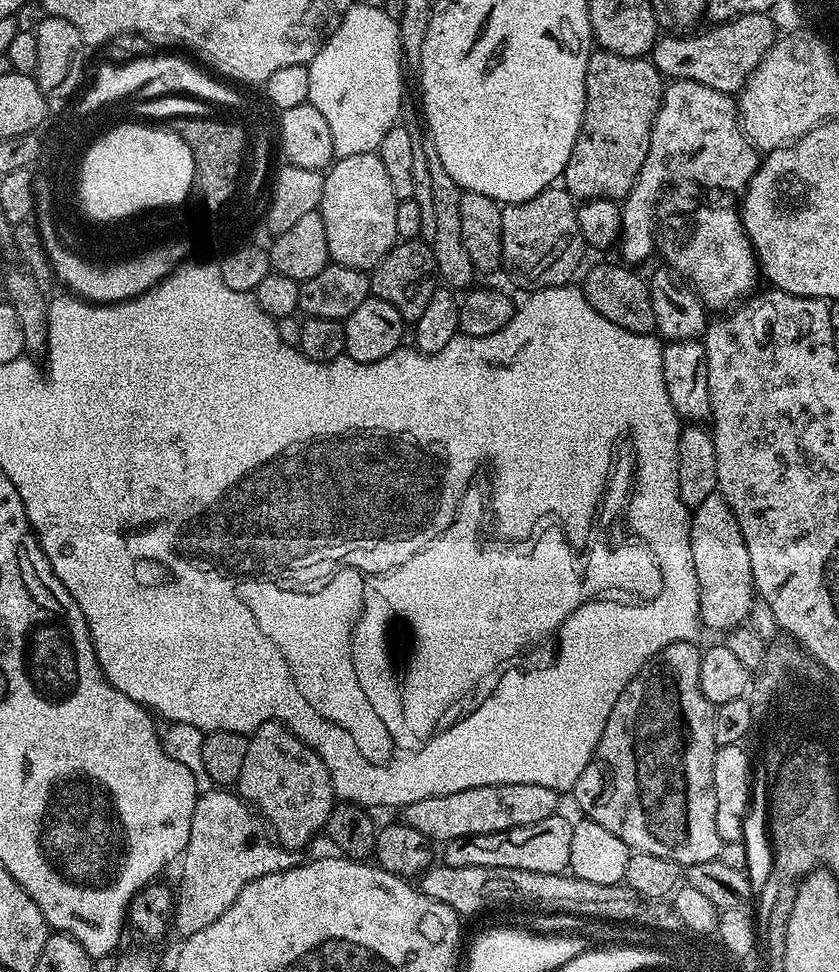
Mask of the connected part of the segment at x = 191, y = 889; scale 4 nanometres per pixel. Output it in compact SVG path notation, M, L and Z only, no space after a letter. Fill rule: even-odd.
M213 790L197 795L194 818L190 818L190 838L182 853L184 869L180 872L180 892L178 888L174 898L174 932L176 928L180 938L187 938L198 934L198 930L206 930L210 922L218 922L218 918L222 918L230 906L234 906L238 894L242 894L247 884L258 878L266 878L266 874L285 872L296 867L296 856L295 851L276 843L265 821L235 791Z

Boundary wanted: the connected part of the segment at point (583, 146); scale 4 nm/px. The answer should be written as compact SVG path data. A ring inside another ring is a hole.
M593 51L586 66L586 106L578 138L570 150L563 187L577 201L623 201L630 194L642 162L650 150L650 134L666 84L648 58L622 58L613 52Z

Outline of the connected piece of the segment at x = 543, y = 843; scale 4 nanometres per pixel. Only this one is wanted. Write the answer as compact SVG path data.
M557 814L550 818L542 818L542 822L534 822L534 826L518 826L514 830L495 832L494 834L478 834L466 838L454 838L443 845L443 863L461 868L462 866L506 866L518 870L534 870L542 874L554 874L564 872L570 862L570 838L572 837L571 819L567 820L563 814Z

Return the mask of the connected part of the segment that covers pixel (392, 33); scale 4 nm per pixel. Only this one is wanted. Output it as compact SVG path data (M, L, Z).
M353 2L346 10L342 22L330 34L330 38L318 50L311 64L307 65L310 74L310 94L308 103L314 105L330 125L330 135L334 137L336 156L366 154L379 149L386 130L397 127L400 116L400 102L404 76L400 73L402 49L400 47L400 25L378 6L362 6Z

